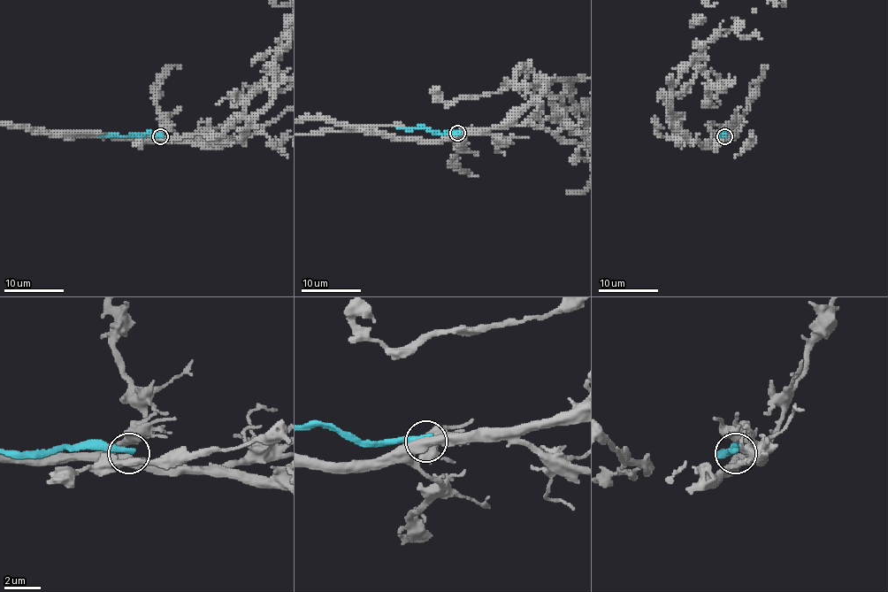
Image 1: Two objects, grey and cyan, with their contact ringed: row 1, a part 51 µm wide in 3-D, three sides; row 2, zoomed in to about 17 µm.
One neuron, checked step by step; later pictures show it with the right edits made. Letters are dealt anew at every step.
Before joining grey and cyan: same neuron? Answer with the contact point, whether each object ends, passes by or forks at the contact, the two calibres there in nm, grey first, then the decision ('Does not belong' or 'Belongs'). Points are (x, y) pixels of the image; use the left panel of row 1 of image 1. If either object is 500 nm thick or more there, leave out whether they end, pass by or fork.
Place: (160, 136). At the ring grey passes by. At the ring cyan ends. Thickness 480 nm (grey) against 380 nm. Does not belong

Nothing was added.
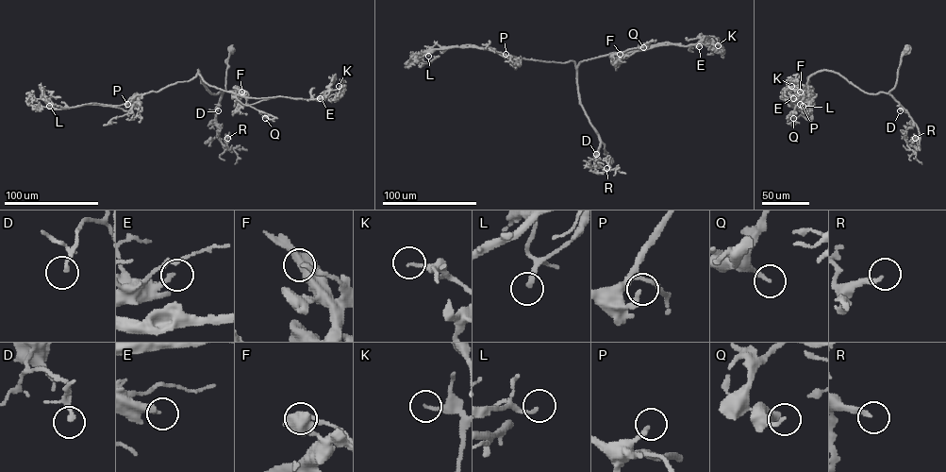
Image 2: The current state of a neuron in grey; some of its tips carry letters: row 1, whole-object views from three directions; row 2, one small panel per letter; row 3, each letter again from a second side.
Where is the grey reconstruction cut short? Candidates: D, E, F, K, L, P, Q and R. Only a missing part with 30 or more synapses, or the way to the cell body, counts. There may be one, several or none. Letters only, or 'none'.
E, L

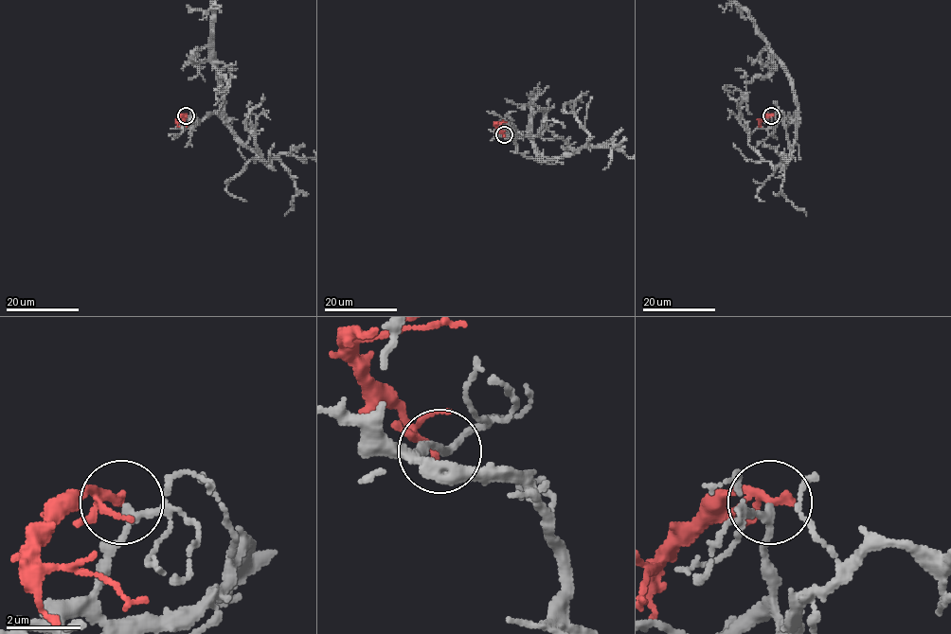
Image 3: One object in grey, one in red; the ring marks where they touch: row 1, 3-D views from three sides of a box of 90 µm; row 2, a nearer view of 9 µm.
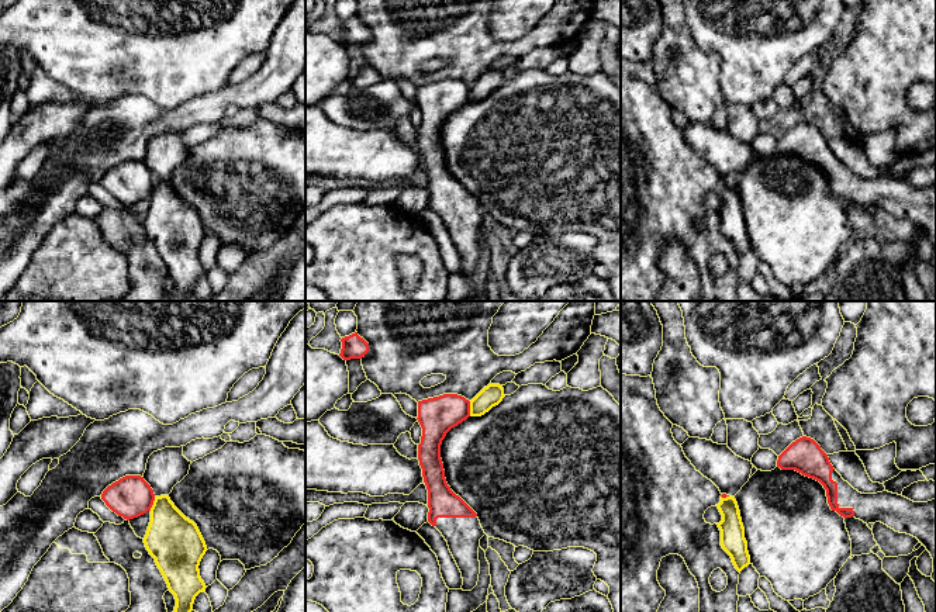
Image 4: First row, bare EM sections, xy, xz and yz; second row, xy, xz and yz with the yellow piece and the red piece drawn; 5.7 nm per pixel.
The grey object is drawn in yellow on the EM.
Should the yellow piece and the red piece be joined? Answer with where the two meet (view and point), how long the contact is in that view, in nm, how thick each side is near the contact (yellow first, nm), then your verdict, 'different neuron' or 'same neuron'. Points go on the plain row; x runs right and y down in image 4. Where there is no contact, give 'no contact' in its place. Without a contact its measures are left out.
xz (470, 93) | 90 nm | 120/220 nm | different neuron

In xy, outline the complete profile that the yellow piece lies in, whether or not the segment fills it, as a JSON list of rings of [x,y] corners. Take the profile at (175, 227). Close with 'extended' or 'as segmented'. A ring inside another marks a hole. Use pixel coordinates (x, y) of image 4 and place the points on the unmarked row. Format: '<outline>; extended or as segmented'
[[[169,180],[155,181],[144,228],[149,239],[155,243],[169,276],[175,280],[176,291],[169,301],[187,301],[193,295],[196,281],[207,273],[198,255],[207,231],[197,210],[175,191]]]; as segmented

